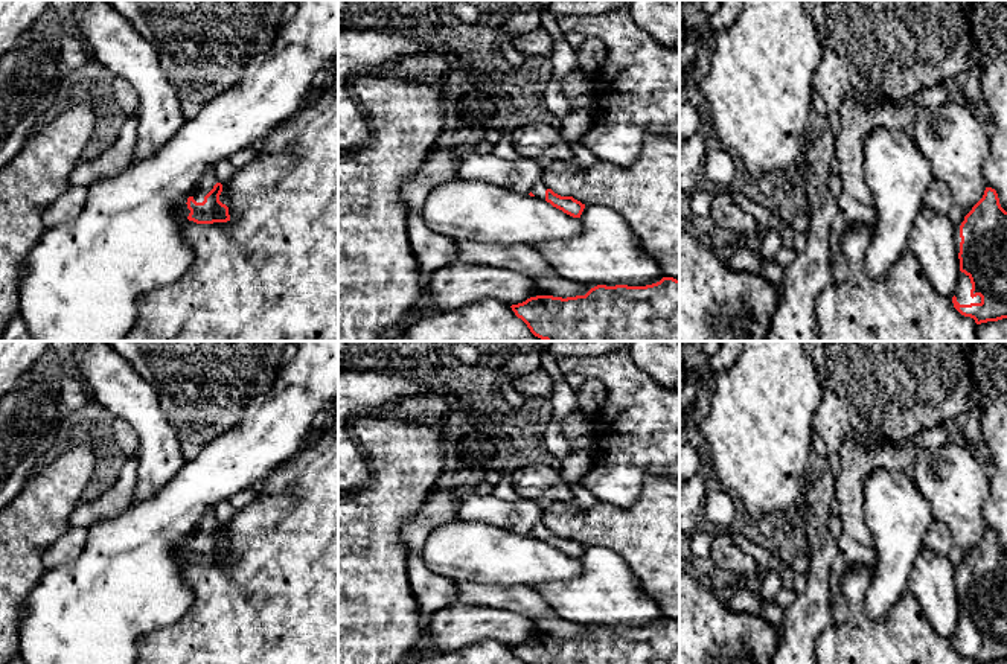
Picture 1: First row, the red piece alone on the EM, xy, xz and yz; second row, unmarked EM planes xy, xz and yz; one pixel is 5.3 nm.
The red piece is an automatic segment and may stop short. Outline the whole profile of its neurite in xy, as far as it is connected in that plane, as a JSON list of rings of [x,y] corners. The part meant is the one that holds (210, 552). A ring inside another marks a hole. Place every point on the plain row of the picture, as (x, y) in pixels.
[[[207,510],[192,538],[177,553],[177,559],[197,565],[213,565],[230,562],[229,548],[219,542],[222,525],[216,522],[213,510]]]

